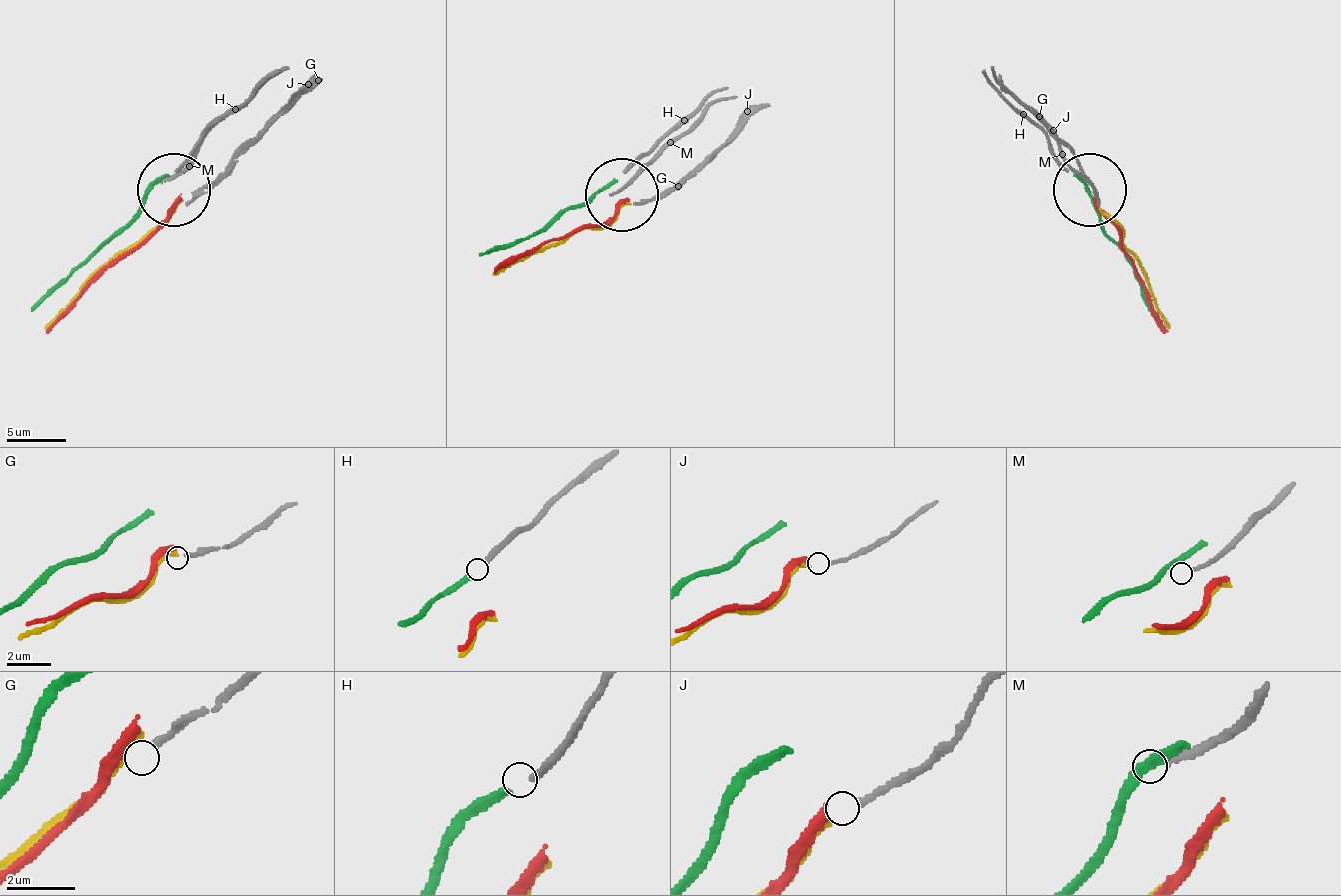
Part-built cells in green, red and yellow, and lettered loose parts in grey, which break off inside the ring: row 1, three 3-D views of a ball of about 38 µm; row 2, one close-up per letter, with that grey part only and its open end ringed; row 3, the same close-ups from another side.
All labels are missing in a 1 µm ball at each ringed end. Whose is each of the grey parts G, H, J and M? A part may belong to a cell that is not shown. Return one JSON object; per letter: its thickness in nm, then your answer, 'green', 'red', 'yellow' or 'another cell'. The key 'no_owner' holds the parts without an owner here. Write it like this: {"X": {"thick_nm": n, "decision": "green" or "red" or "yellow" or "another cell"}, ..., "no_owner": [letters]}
{"G": {"thick_nm": 200, "decision": "another cell"}, "H": {"thick_nm": 240, "decision": "green"}, "J": {"thick_nm": 160, "decision": "yellow"}, "M": {"thick_nm": 170, "decision": "another cell"}, "no_owner": ["G", "M"]}

